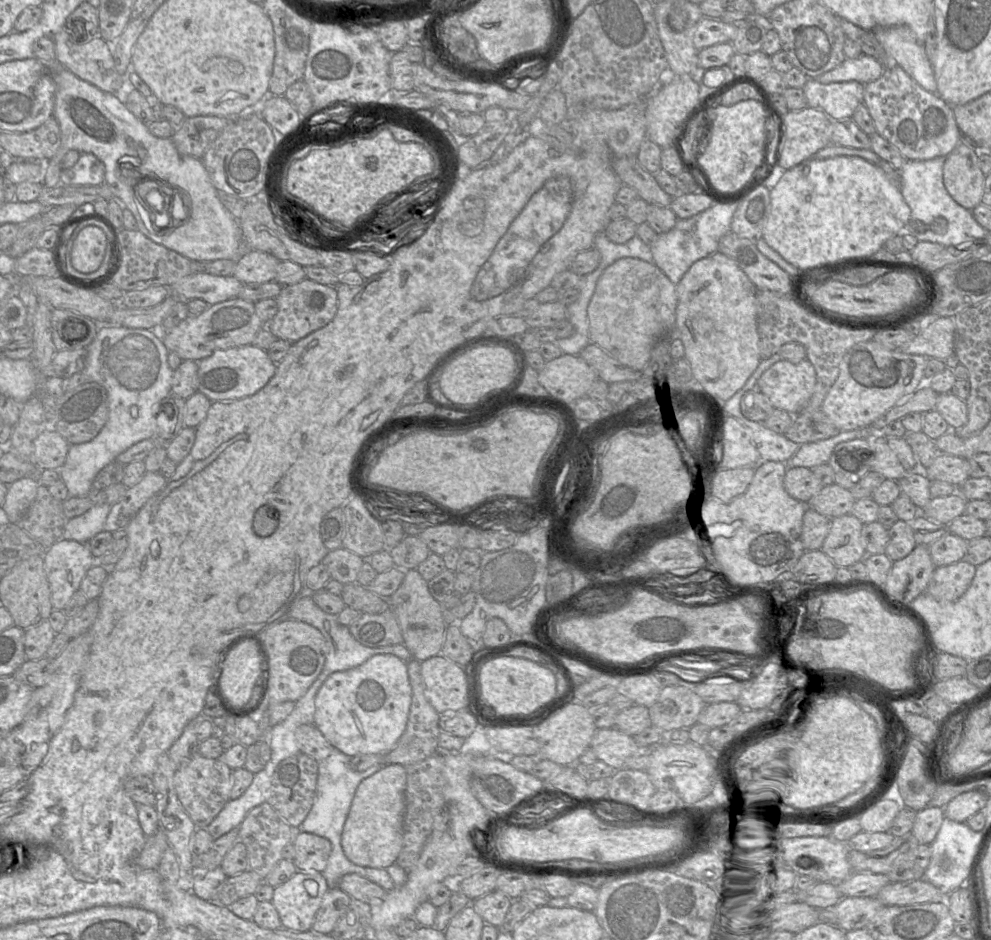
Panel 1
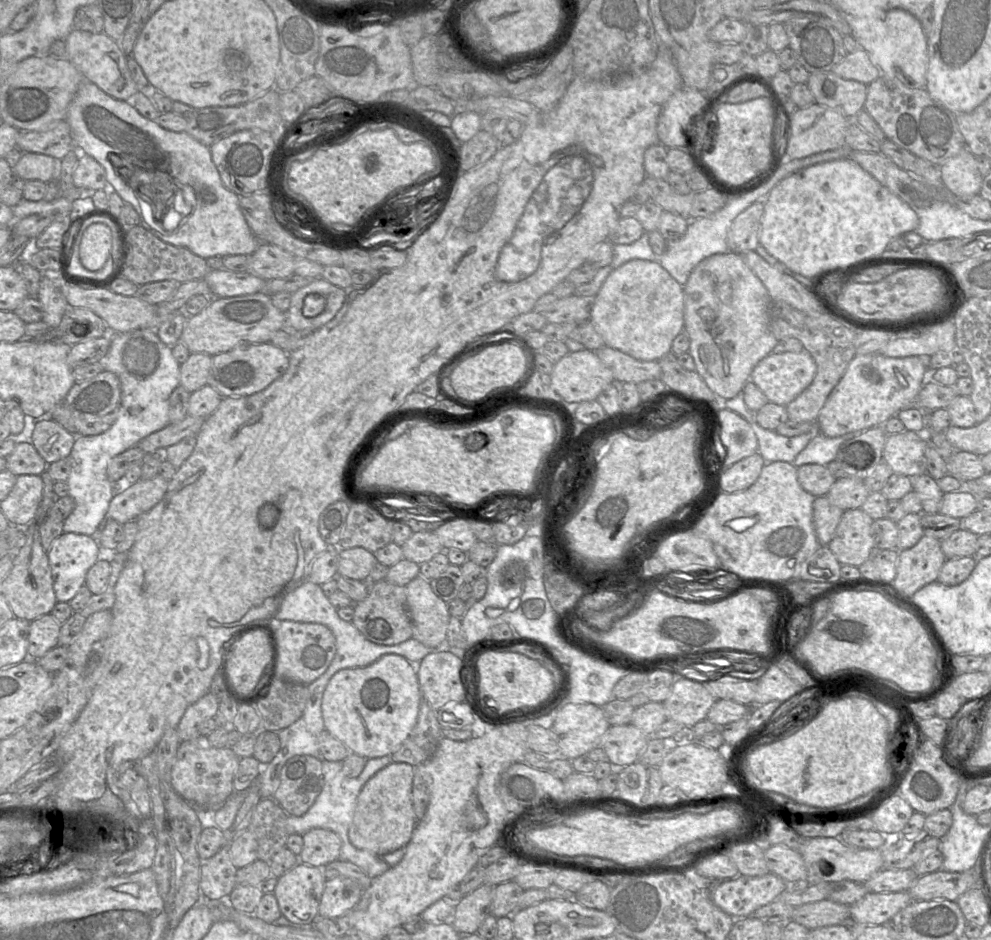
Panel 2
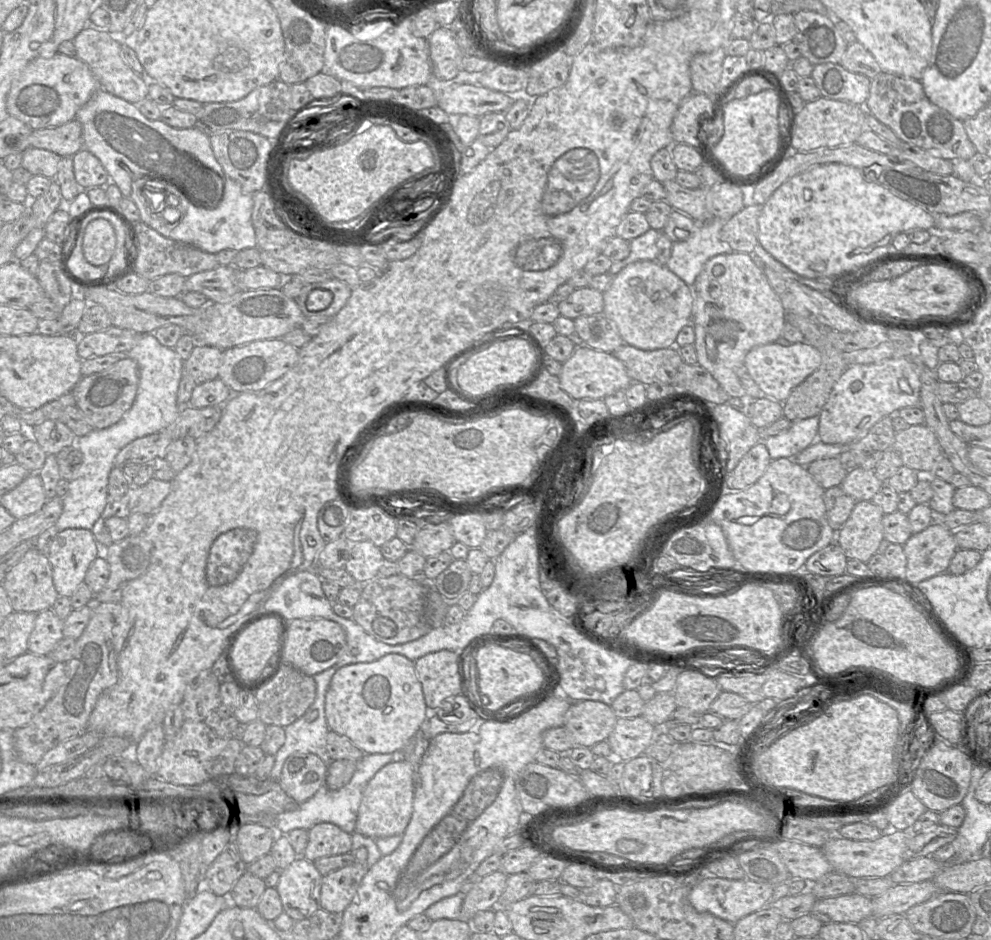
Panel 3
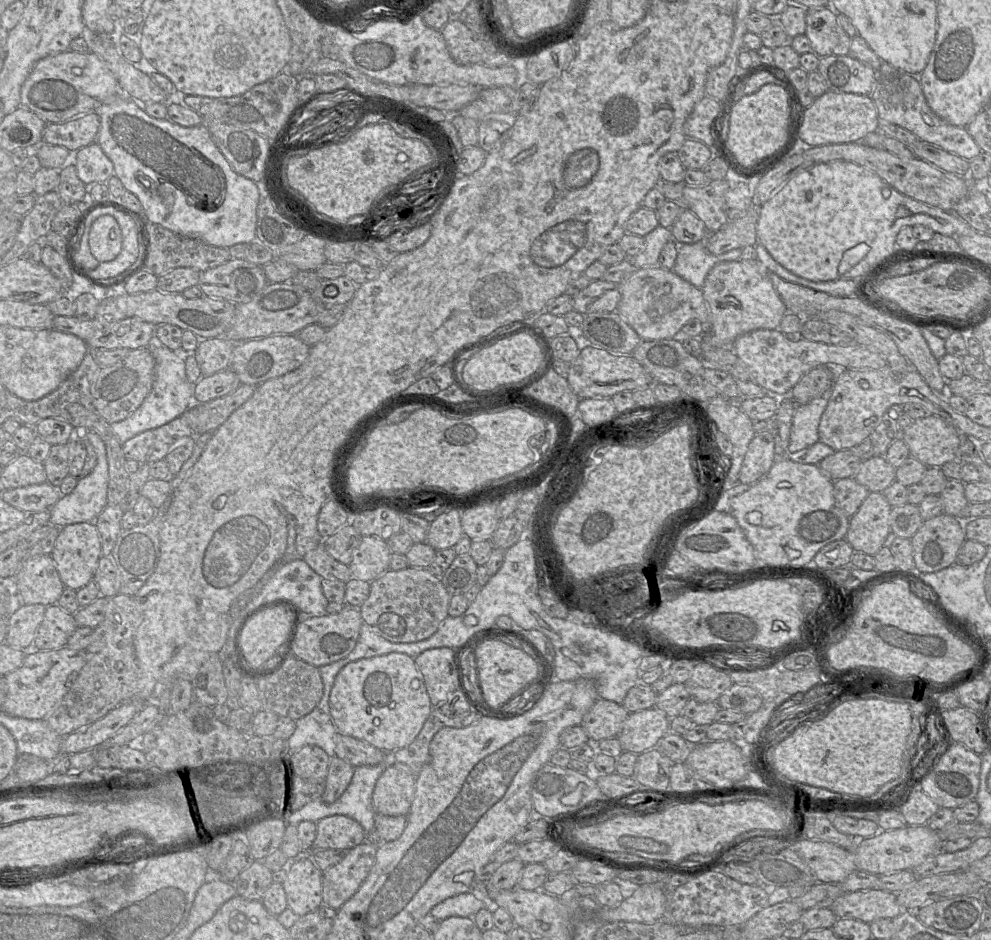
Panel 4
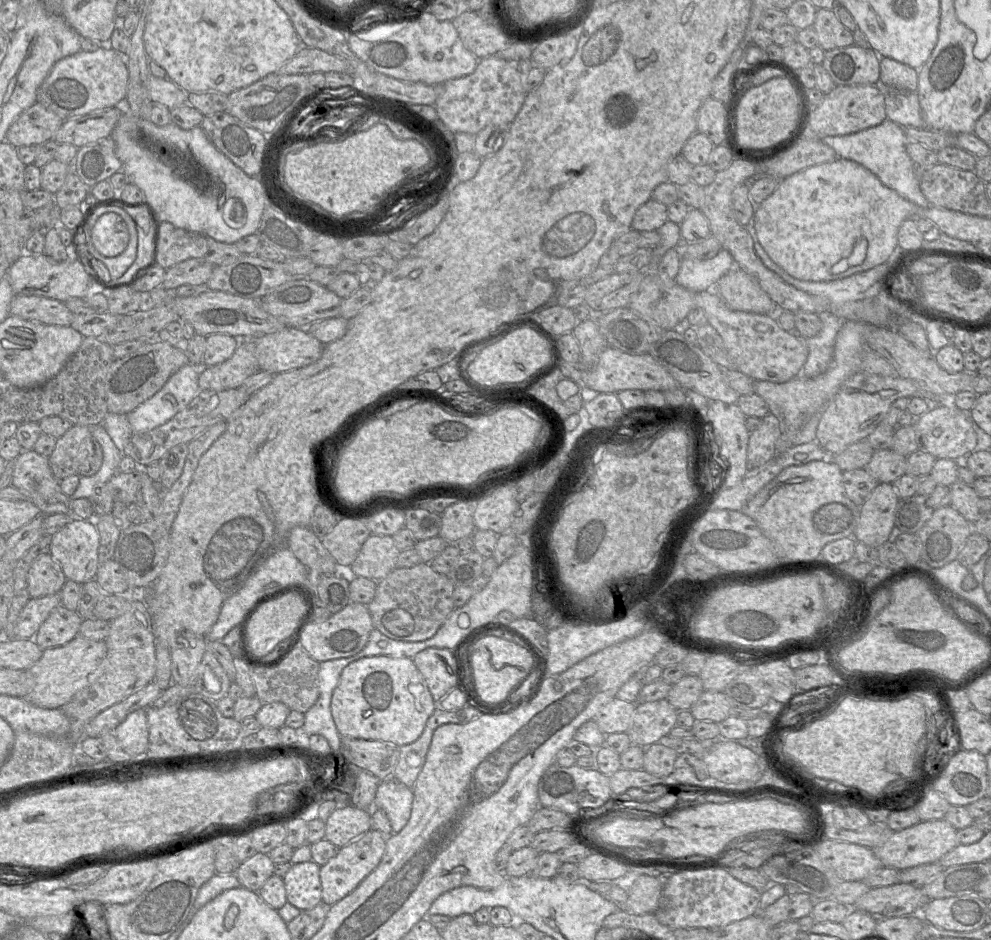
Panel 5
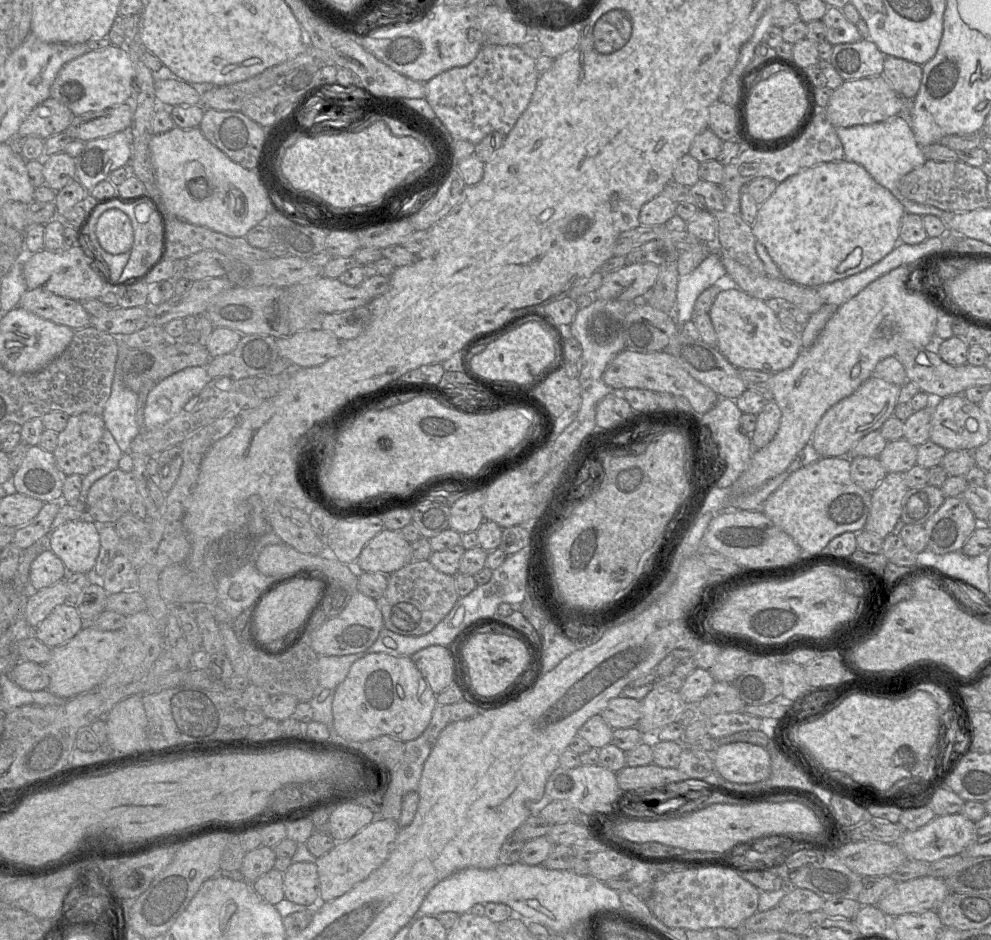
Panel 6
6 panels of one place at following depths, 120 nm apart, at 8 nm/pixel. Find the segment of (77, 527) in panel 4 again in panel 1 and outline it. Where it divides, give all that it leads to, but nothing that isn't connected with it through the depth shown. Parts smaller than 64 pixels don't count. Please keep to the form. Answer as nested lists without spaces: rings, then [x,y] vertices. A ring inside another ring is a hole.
[[[60,539],[44,551],[44,570],[50,586],[50,600],[56,610],[65,608],[87,571],[93,567],[93,555],[88,545],[71,539]]]

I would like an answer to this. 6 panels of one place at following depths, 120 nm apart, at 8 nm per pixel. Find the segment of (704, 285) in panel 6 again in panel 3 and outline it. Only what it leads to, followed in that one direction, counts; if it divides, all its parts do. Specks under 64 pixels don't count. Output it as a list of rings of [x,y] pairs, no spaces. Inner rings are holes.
[[[712,218],[708,222],[697,224],[687,240],[673,242],[666,267],[688,286],[692,286],[710,258],[733,252],[731,247],[720,239],[720,231],[725,221]]]

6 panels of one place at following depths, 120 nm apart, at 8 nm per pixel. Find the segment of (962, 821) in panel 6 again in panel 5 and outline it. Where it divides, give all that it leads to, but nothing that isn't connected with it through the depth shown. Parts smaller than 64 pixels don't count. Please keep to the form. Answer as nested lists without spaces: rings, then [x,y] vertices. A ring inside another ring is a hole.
[[[936,819],[920,821],[911,827],[901,831],[895,831],[884,844],[870,849],[873,850],[884,867],[901,871],[919,865],[936,863],[942,856],[957,845],[957,829],[945,819]]]

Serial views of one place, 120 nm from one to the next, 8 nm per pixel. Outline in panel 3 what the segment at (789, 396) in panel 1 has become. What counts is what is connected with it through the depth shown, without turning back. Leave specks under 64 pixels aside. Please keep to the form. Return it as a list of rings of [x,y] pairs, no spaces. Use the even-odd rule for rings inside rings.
[[[776,342],[760,345],[751,349],[744,359],[747,372],[762,394],[780,403],[785,402],[791,392],[815,372],[820,364],[820,352],[807,342],[792,343],[789,346],[782,346]]]

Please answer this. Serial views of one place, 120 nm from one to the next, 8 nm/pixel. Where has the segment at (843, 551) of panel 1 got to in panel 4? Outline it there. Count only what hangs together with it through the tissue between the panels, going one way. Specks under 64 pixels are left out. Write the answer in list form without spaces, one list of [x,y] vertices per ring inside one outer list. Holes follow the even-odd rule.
[[[870,492],[850,517],[845,539],[855,552],[875,556],[891,531],[892,506],[881,492]]]

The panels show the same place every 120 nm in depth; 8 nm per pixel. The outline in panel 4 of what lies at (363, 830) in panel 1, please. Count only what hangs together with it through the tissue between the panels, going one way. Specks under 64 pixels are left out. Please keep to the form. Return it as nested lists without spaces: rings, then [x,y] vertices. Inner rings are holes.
[[[398,762],[388,764],[378,778],[372,795],[375,814],[407,816],[414,797],[416,776]]]

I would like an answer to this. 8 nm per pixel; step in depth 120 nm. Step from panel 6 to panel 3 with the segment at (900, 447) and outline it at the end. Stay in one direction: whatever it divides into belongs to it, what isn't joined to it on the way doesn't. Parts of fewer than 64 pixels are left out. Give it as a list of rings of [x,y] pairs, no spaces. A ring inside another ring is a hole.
[[[854,467],[848,471],[839,486],[859,502],[871,500],[883,485],[884,482],[876,477],[874,470]]]

